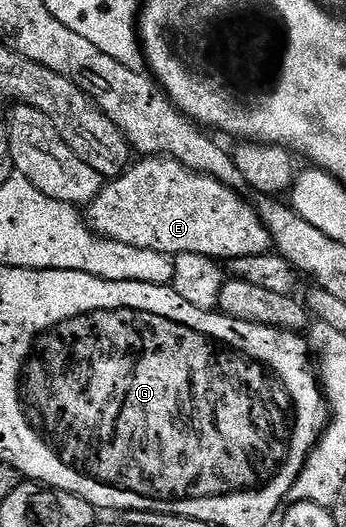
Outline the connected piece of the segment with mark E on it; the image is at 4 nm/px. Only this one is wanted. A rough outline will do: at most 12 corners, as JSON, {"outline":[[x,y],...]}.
{"outline":[[147,156],[87,205],[127,246],[228,262],[270,251],[238,189]]}

